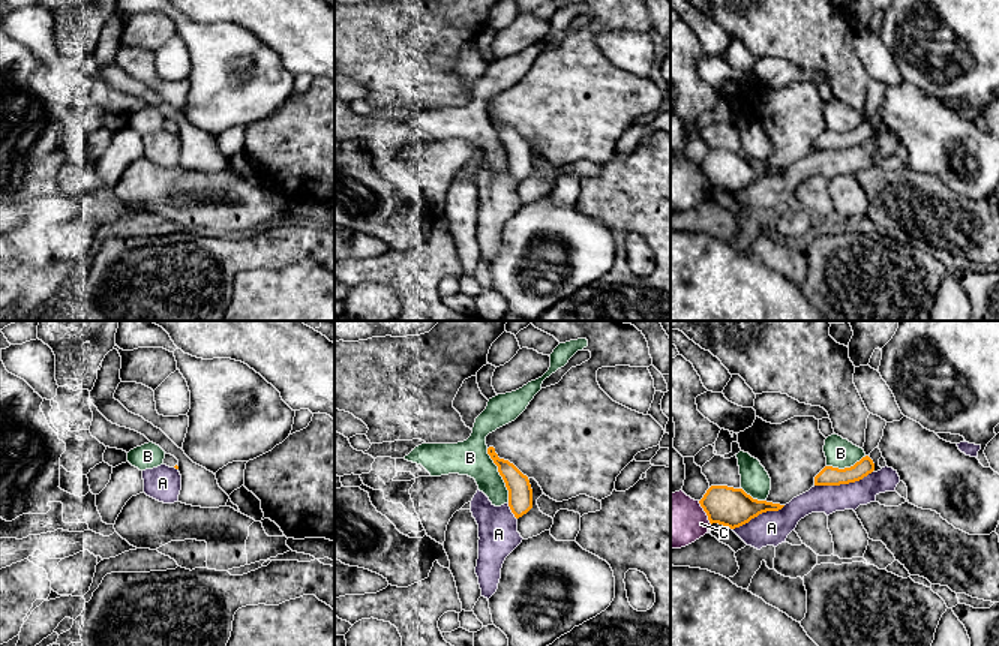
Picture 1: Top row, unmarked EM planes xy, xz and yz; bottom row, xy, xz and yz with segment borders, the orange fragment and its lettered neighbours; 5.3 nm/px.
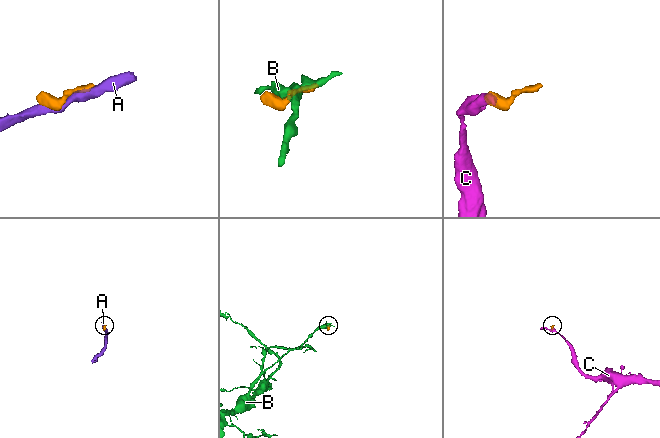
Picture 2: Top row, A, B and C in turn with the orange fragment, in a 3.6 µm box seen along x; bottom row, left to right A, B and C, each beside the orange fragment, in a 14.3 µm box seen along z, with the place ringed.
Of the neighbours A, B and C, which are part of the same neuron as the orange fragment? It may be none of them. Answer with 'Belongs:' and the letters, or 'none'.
Belongs: none

